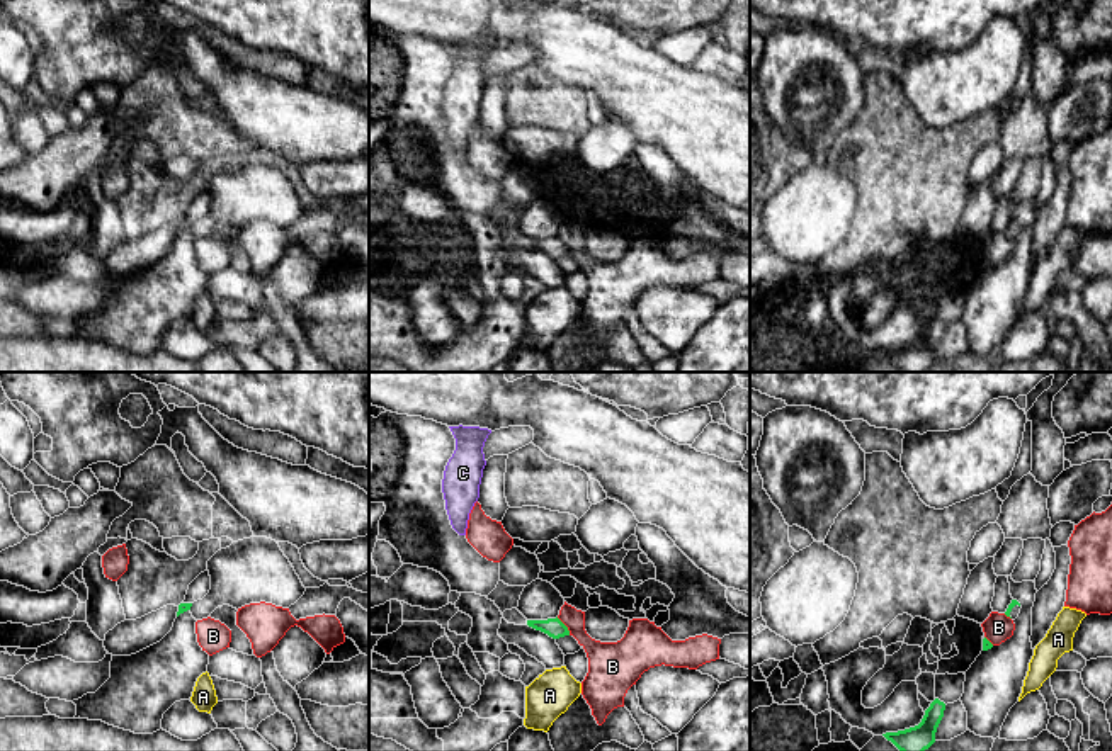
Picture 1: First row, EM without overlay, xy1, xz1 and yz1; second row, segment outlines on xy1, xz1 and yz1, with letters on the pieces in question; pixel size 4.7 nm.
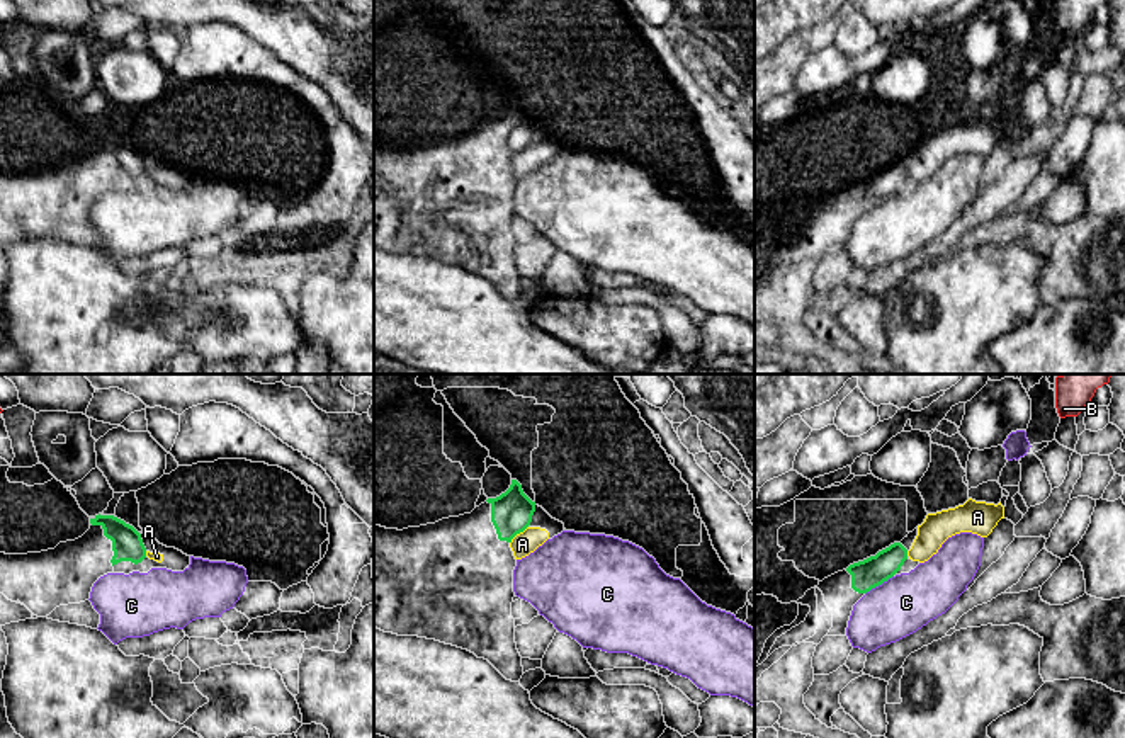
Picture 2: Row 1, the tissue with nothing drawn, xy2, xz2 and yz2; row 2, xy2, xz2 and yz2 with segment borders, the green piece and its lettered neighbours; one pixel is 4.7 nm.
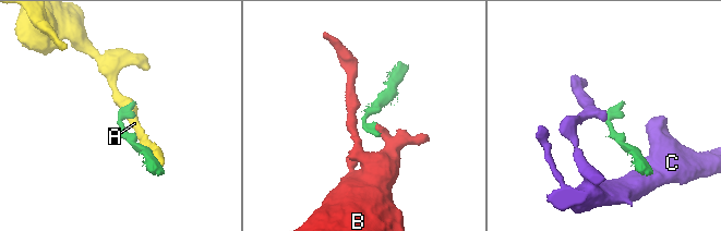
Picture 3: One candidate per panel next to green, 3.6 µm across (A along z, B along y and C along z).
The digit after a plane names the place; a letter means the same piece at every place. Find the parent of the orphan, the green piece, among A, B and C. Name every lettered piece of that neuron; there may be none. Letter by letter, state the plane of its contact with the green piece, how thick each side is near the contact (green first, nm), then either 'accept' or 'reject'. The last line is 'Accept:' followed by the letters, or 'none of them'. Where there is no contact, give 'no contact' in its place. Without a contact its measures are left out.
A: xz2 | 190/110 nm | reject
B: xz1 | 90/180 nm | reject
C: yz2 | 140/280 nm | reject
Accept: none of them

